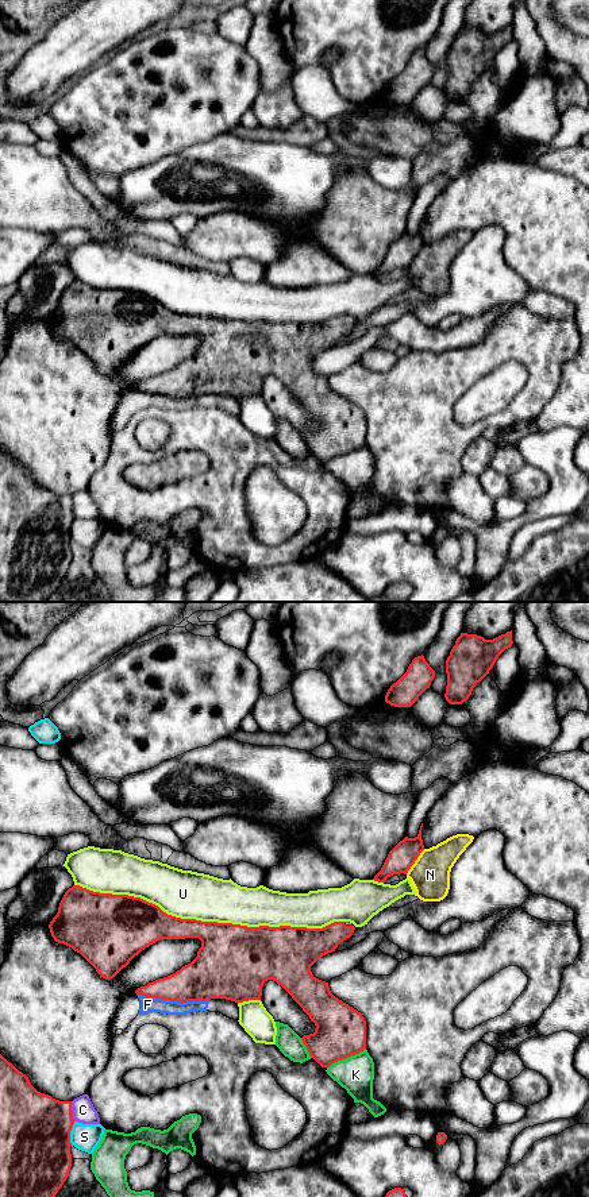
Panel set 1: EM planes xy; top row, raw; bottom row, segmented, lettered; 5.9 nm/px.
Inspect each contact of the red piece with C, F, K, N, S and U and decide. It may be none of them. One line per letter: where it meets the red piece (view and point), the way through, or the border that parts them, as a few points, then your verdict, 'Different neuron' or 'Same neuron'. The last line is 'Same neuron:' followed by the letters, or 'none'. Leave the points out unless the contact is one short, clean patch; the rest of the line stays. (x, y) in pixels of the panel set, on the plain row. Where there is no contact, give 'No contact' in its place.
C: Touches red at xy (70, 506). Different neuron
F: Touches red at xy (173, 396). Different neuron
K: Touches red at xy (346, 452). Different neuron
N: Touches red at xy (415, 255). Path across: xy (401, 253), (415, 255), (430, 270). Same neuron
S: Touches red at xy (69, 529). Different neuron
U: Touches red at xy (210, 317). Different neuron
Same neuron: N

